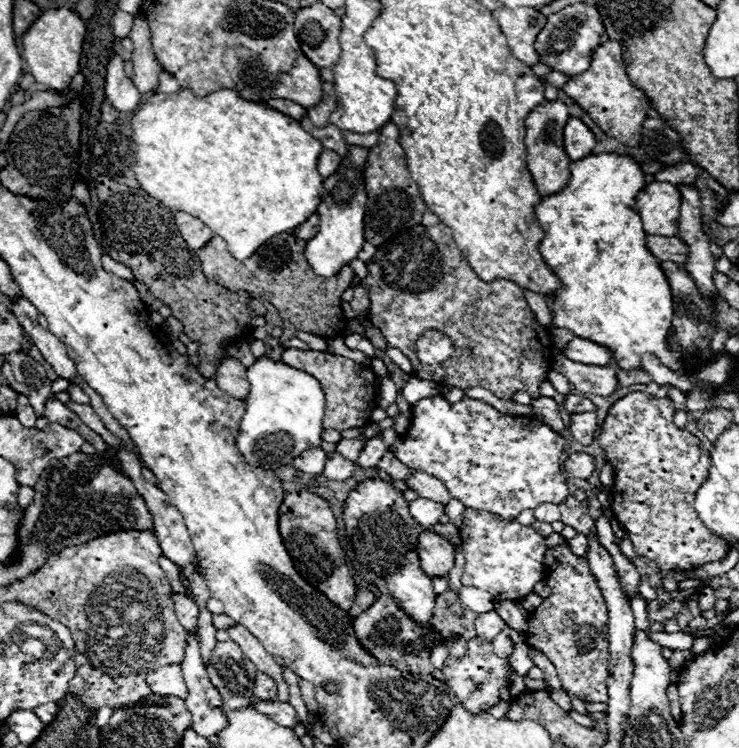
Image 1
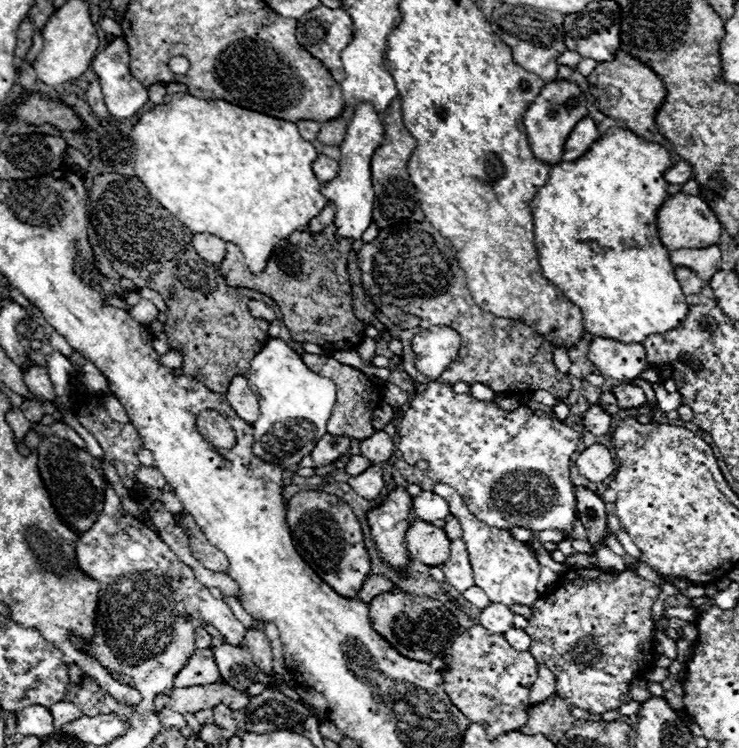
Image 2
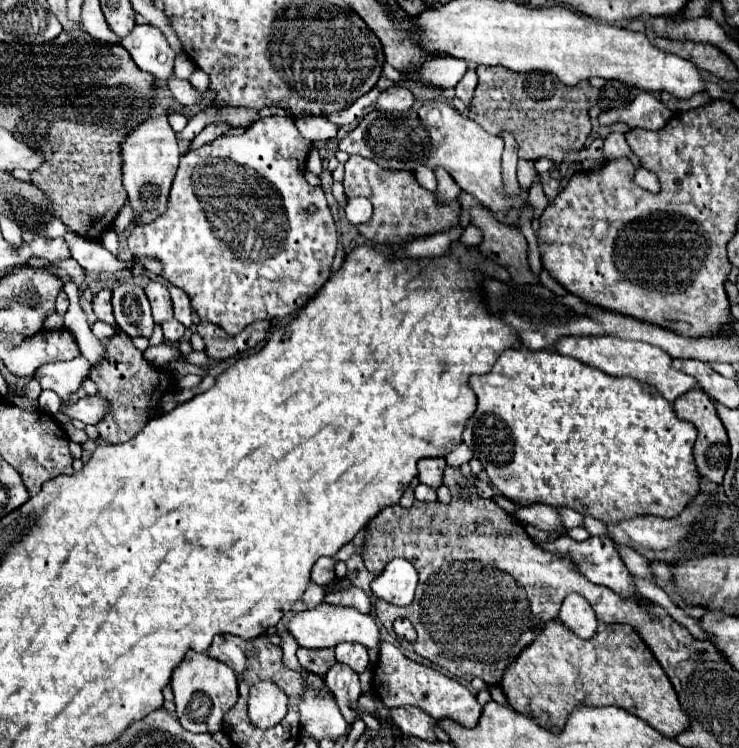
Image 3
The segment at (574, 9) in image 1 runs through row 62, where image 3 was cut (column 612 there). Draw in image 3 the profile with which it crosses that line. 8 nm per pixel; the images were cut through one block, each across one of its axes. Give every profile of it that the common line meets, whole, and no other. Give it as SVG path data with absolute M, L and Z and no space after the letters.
M560 536L556 542L548 542L539 544L544 550L556 554L556 556L570 556L572 562L576 562L576 568L580 568L580 574L584 574L590 582L594 584L602 584L608 586L610 590L618 592L620 596L628 598L628 596L638 596L632 584L632 576L628 574L624 562L620 560L614 542L608 536L590 536L584 542L576 542L570 536Z

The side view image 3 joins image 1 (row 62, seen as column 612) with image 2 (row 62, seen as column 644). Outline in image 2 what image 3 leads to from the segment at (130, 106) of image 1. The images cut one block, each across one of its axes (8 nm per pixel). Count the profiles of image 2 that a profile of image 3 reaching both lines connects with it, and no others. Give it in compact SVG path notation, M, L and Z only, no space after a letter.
M116 38L108 48L98 52L96 58L92 60L92 70L96 72L96 76L100 80L108 112L116 118L130 118L148 102L148 90L138 80L134 80L134 76L130 74L128 64L130 64L128 46L122 38Z

